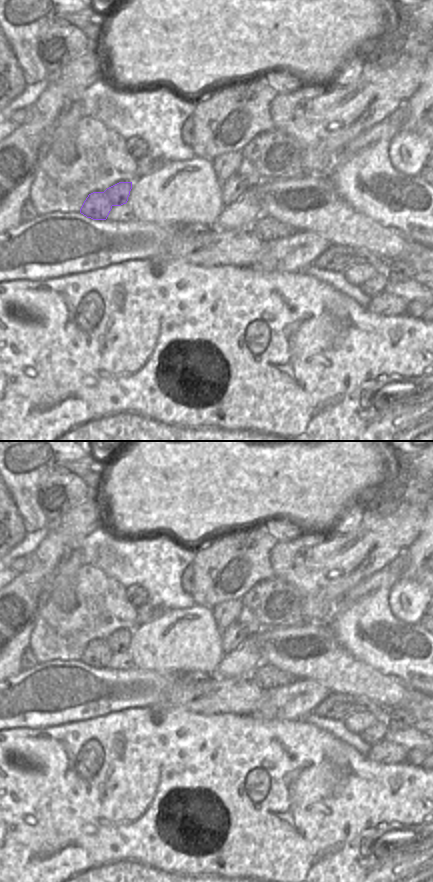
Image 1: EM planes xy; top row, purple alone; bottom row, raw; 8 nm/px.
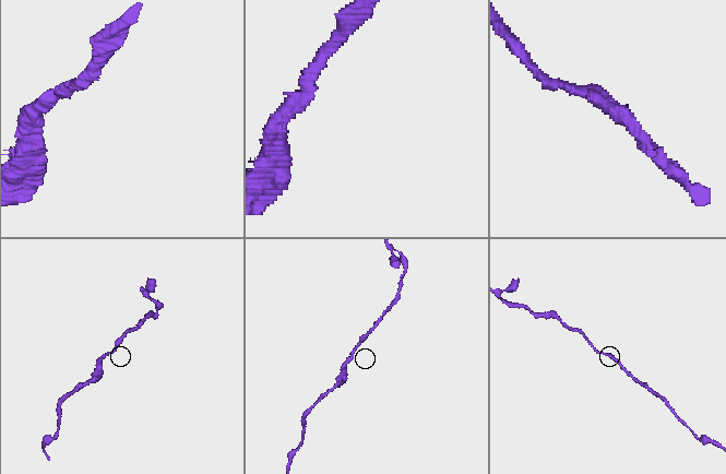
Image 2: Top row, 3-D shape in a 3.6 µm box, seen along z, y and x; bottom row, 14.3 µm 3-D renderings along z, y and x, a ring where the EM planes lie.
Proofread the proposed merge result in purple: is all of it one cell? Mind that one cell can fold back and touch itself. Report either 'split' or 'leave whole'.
split

